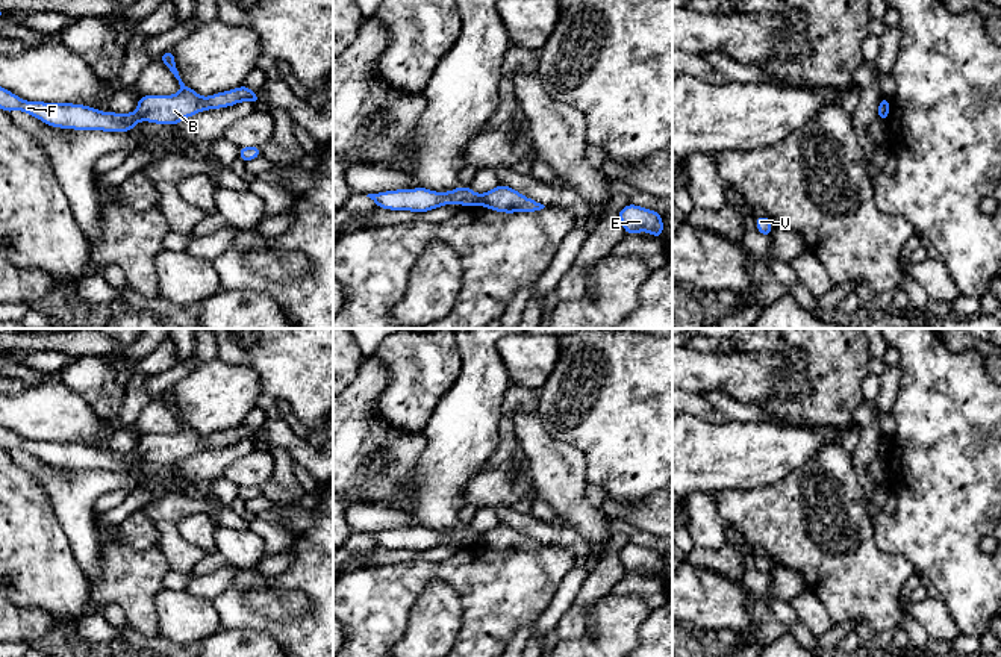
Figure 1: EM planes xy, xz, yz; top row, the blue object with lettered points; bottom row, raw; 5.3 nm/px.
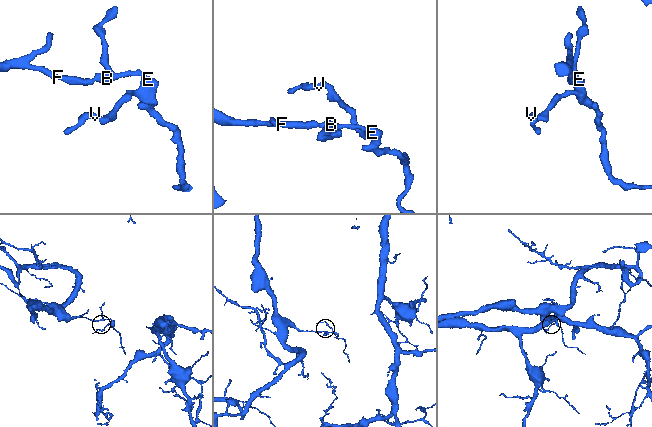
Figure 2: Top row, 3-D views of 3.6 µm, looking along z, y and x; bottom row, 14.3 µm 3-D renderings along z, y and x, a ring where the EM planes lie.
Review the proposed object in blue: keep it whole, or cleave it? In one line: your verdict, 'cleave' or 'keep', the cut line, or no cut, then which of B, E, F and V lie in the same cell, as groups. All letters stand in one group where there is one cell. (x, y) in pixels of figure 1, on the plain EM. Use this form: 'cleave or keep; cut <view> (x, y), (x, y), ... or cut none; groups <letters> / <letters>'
cleave; cut xy (135, 450), (141, 457); groups B E V / F

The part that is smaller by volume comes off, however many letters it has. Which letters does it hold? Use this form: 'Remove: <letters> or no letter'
Remove: B, E, V

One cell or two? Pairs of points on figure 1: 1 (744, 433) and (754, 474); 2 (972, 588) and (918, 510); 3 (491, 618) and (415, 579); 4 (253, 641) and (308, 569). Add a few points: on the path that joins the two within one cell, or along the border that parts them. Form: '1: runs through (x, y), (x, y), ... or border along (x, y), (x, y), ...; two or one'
1: runs through (744, 444), (744, 451), (754, 463); one
2: runs through (957, 568), (938, 530); one
3: runs through (477, 598), (452, 572), (435, 572); one
4: border along (226, 628), (256, 628), (268, 633), (276, 641); two

